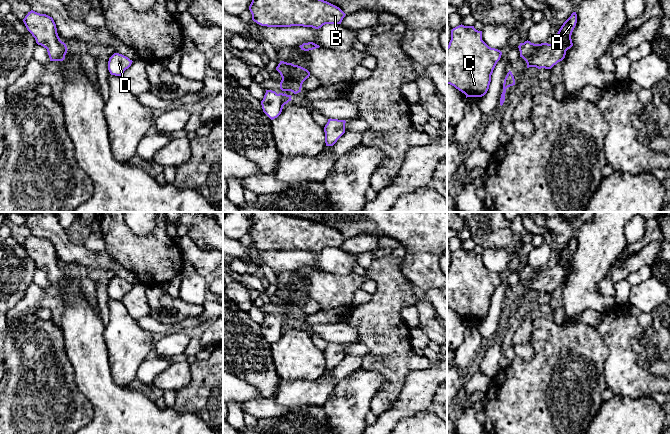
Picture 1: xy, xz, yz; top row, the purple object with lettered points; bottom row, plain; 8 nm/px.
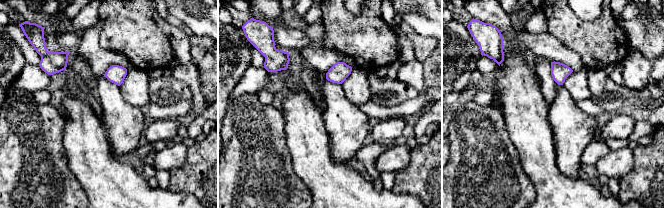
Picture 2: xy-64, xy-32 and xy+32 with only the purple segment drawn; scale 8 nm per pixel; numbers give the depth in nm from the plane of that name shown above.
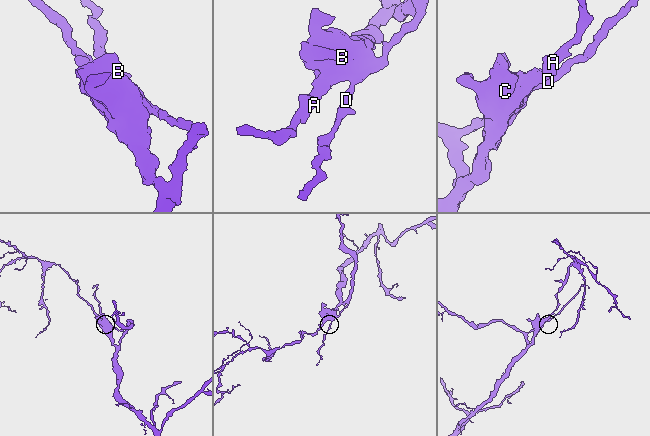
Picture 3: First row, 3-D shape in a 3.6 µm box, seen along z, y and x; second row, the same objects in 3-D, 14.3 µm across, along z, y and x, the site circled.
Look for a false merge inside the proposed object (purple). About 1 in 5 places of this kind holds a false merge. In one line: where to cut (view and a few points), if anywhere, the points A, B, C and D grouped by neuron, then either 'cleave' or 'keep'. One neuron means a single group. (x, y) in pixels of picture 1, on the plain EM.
cut none; groups A B C D; keep

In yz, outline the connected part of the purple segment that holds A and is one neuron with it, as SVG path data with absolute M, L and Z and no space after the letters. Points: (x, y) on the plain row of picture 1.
M573 236L559 253L556 260L557 263L552 268L534 268L528 264L520 267L518 270L520 281L526 285L527 292L551 293L558 286L562 285L565 282L566 275L573 270L571 259L576 247L577 238Z

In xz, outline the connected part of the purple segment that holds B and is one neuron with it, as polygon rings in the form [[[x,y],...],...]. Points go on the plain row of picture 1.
[[[252,212],[252,217],[253,223],[249,234],[252,238],[252,244],[261,250],[303,250],[319,253],[325,248],[341,248],[346,239],[339,231],[327,225],[301,217],[271,212]]]

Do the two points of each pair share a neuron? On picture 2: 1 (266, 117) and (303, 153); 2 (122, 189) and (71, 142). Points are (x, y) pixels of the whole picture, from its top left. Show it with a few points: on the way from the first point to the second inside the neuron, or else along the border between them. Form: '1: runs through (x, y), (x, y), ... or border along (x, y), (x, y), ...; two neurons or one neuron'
1: border along (282, 113), (285, 119), (286, 145), (291, 159); two neurons
2: runs through (109, 180), (84, 155); one neuron

